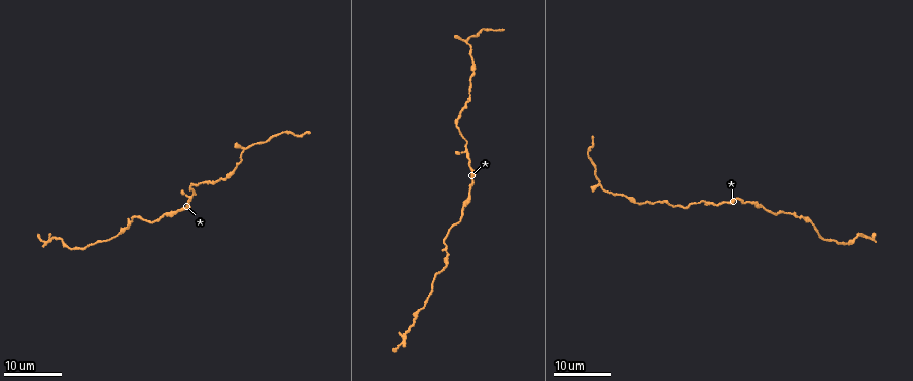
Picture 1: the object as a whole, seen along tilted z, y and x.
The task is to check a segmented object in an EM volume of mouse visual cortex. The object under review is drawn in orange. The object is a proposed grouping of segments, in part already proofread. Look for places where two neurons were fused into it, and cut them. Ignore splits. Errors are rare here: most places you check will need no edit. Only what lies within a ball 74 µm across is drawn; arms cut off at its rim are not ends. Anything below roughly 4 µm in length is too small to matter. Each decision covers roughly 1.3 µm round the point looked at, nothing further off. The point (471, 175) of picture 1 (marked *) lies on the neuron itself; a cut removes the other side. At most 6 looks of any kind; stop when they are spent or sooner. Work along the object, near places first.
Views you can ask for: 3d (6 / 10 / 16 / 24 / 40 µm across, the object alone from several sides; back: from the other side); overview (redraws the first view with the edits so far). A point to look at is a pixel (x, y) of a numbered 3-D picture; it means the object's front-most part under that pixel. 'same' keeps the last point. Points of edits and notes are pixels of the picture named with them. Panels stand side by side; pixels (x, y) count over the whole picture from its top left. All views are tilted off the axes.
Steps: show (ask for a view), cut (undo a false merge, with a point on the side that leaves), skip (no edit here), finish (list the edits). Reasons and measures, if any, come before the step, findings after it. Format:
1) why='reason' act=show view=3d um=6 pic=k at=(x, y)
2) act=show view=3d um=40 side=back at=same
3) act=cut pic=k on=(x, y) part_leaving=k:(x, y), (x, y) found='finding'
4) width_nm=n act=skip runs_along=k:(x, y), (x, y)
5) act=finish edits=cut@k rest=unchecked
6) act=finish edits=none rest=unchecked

why='sudden change in width' act=show view=3d um=16 pic=1 at=(811, 221)

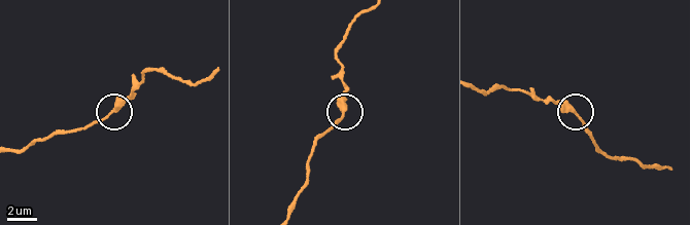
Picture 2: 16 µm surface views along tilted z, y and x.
act=show view=3d um=10 pic=2 at=(573, 109)

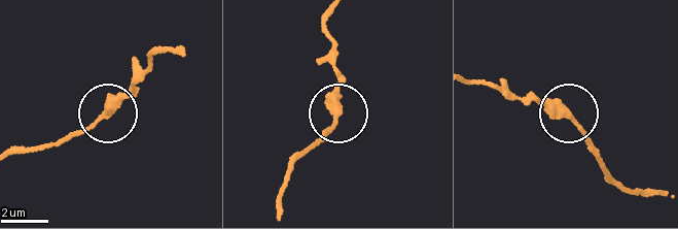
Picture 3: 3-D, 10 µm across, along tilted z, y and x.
act=skip found='all the same neuron'

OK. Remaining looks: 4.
why='side arm on a straight run' act=show view=3d um=24 pic=1 at=(704, 202)

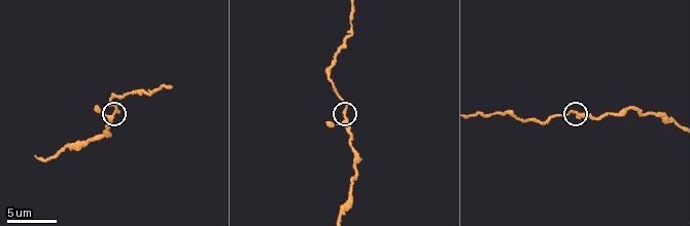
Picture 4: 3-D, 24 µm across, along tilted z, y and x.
act=show view=3d um=6 pic=4 at=(578, 112)

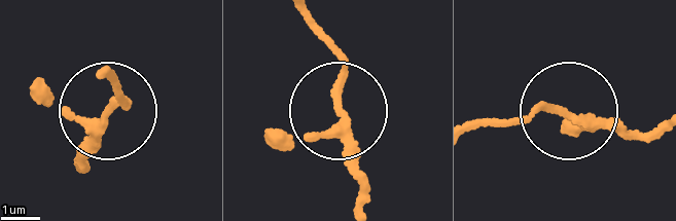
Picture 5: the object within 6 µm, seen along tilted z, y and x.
arms=3 act=skip found='all the same neuron'

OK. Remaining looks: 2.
why='calibre changes' act=show view=3d um=10 pic=4 at=(343, 211)

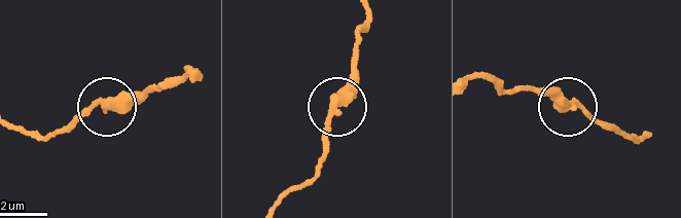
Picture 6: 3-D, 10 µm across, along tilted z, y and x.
why='closer look' act=show view=3d um=6 pic=6 at=(106, 103)

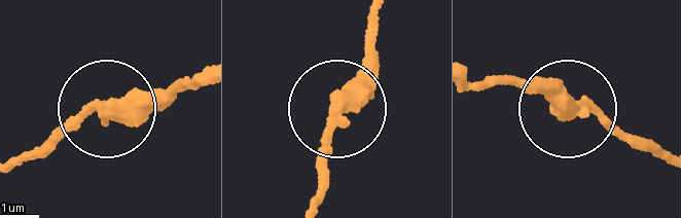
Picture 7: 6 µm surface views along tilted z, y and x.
act=skip runs_along=7:(201, 80), (146, 115), (80, 112), (35, 153) found='continuous, no second neuron'

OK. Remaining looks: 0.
act=finish edits=none rest=unchecked

